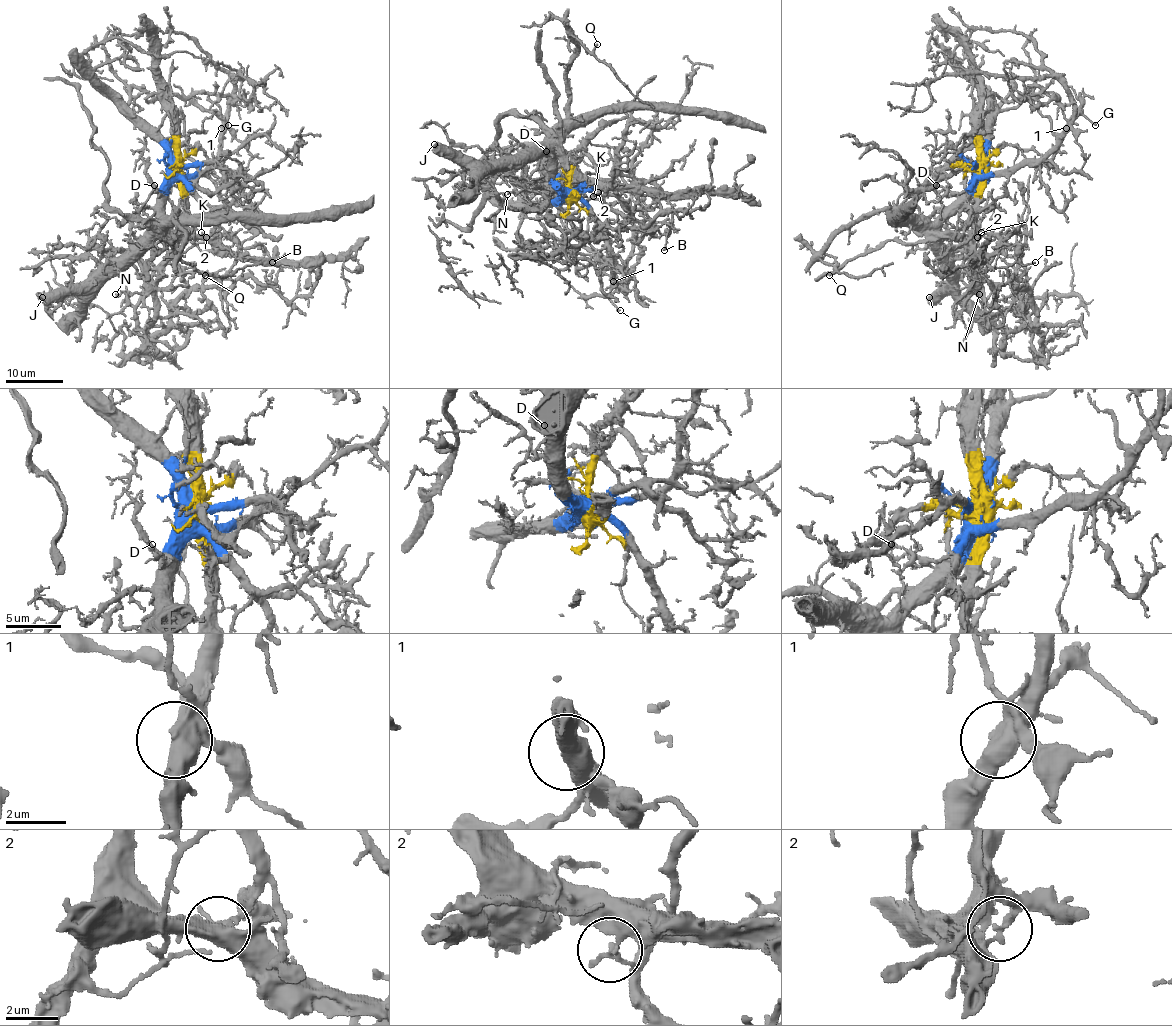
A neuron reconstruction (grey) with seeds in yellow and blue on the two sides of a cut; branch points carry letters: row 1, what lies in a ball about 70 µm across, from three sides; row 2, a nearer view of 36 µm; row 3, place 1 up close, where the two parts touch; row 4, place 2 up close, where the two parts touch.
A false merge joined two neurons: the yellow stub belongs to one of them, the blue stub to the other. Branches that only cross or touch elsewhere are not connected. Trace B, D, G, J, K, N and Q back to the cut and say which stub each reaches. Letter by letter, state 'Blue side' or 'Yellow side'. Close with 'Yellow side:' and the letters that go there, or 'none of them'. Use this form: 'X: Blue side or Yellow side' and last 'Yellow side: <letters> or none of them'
B: Yellow side
D: Blue side
G: Blue side
J: Blue side
K: Yellow side
N: Yellow side
Q: Blue side
Yellow side: B, K, N

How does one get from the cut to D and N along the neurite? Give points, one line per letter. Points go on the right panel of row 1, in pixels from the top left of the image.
D: (980, 167), (978, 176), (957, 196), (949, 196), (943, 190), (937, 192), (936, 184)
N: (980, 167), (970, 243), (978, 293), (973, 293), (979, 290), (979, 293)

